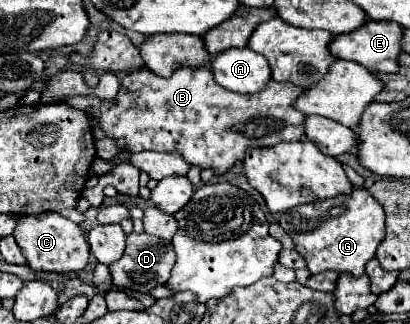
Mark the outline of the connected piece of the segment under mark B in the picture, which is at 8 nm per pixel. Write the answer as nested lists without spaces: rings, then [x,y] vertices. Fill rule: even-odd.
[[[180,67],[168,79],[148,71],[132,71],[122,79],[120,93],[116,103],[104,103],[96,97],[62,97],[62,101],[70,107],[92,113],[98,121],[106,137],[116,139],[116,145],[128,149],[132,153],[138,151],[176,151],[190,165],[198,165],[202,169],[212,167],[216,173],[228,171],[236,161],[244,159],[244,151],[250,147],[272,147],[282,141],[300,141],[304,139],[304,121],[306,115],[294,109],[294,101],[304,91],[292,83],[276,83],[270,81],[268,89],[258,95],[240,95],[224,89],[214,81],[210,67]]]

